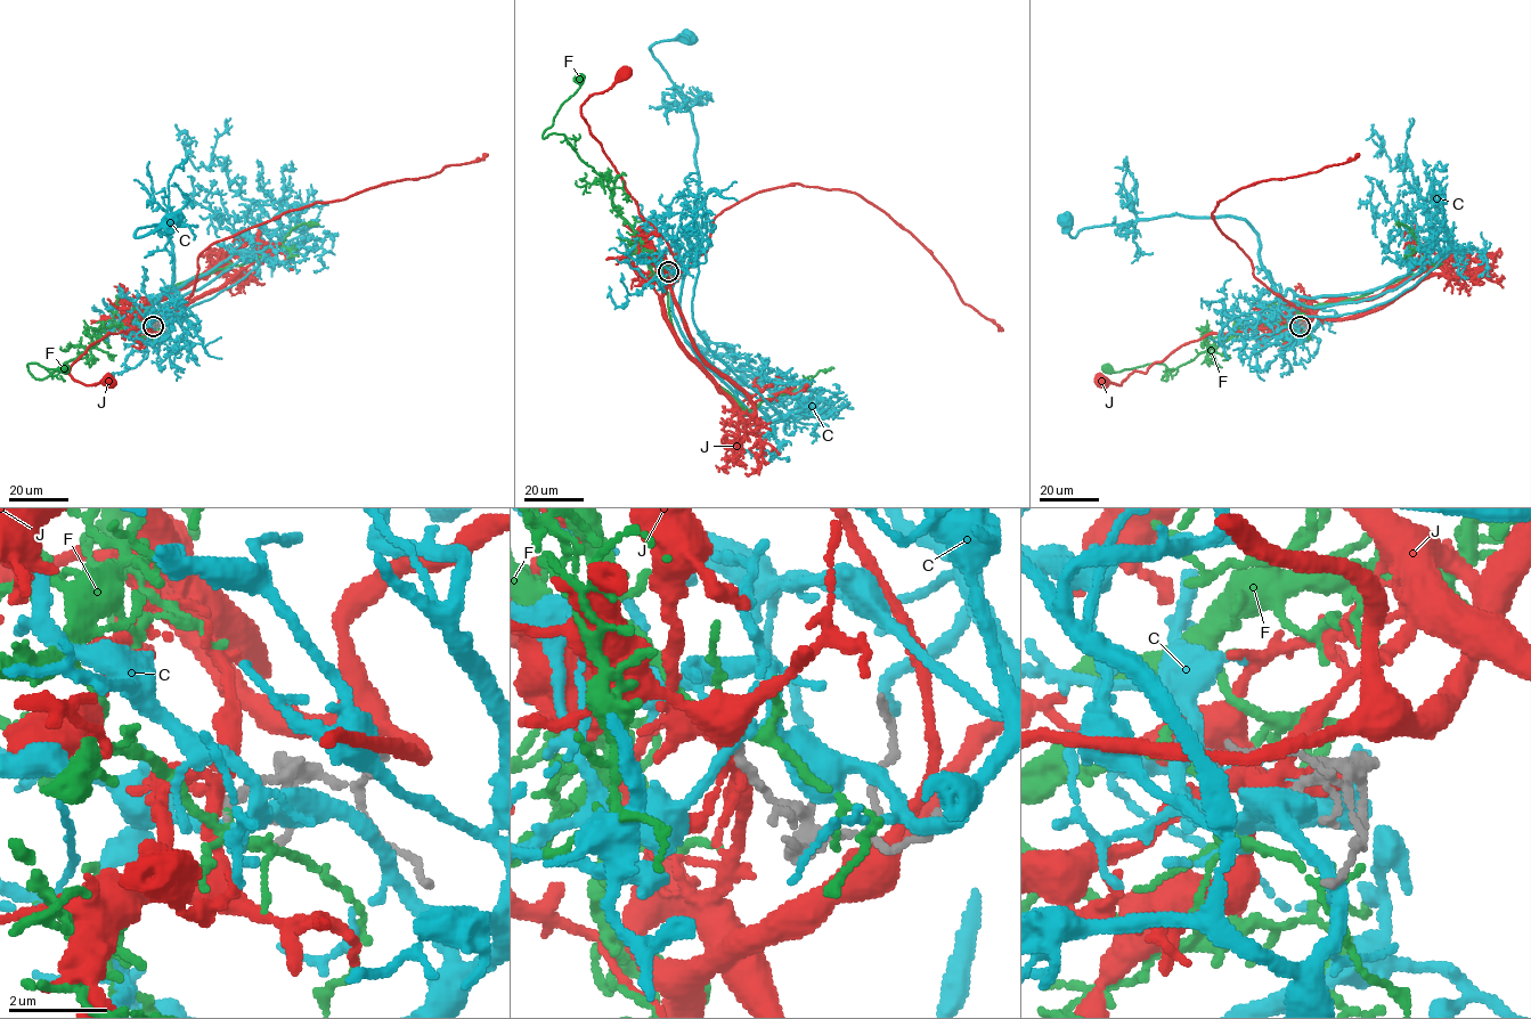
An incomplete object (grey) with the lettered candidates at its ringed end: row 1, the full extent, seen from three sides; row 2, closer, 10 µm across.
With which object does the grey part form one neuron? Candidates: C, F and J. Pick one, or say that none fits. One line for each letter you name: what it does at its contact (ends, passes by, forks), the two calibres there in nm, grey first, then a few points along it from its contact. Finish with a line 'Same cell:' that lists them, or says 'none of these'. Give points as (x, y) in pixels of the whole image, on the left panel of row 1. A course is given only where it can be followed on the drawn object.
F: It forks there. Thickness 190 nm (grey) against 140 nm. Its course: (153, 326), (146, 321), (105, 327), (94, 348), (42, 378), (35, 378), (27, 364), (64, 373), (64, 368)
Same cell: F

